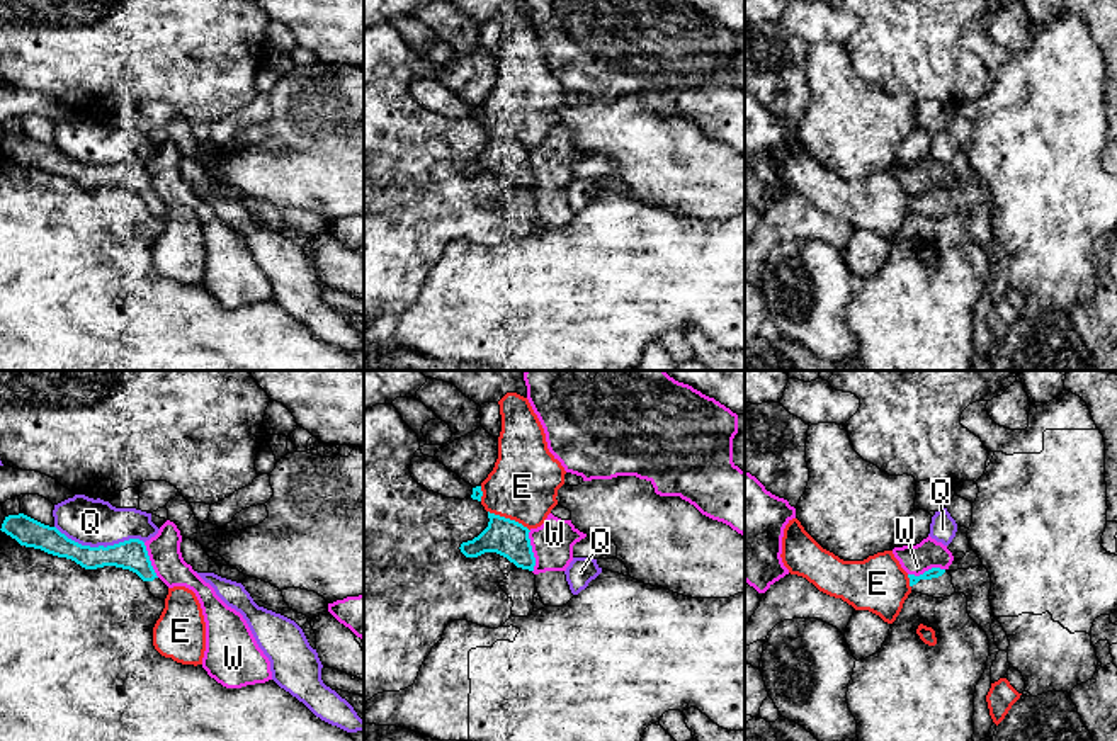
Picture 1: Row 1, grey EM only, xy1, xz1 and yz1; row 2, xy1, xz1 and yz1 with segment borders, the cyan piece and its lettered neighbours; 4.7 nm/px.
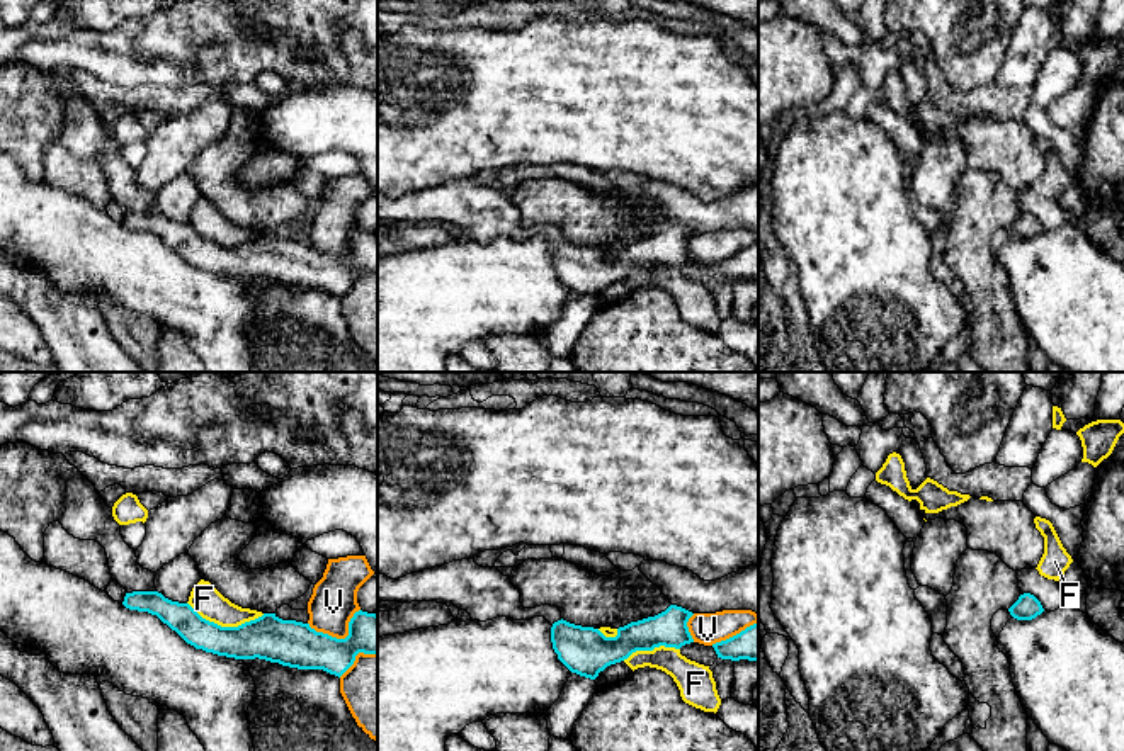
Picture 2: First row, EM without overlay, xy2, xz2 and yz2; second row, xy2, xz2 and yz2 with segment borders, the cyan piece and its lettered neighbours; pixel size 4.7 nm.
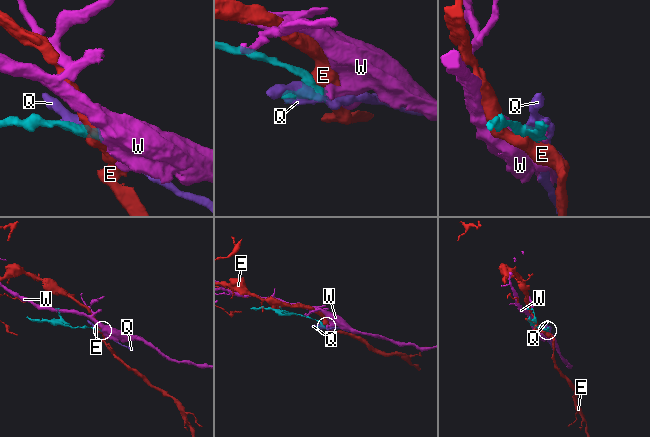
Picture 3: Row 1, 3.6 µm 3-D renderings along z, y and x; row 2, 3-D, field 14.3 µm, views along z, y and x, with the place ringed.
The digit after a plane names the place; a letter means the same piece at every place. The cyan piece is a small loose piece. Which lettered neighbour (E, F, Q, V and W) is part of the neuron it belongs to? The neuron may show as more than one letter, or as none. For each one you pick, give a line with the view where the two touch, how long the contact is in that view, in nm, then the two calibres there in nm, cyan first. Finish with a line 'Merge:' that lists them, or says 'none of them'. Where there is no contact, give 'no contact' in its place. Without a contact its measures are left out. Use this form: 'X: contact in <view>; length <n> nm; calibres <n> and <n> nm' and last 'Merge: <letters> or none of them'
Merge: none of them

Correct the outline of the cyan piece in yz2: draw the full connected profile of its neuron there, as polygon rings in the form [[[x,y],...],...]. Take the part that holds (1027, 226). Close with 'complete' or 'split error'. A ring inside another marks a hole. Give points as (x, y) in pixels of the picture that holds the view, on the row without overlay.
[[[1024,212],[1008,229],[998,229],[991,238],[991,250],[995,257],[1000,255],[1007,241],[1013,236],[1017,240],[1032,240],[1044,231],[1041,221],[1030,214]]]; split error

